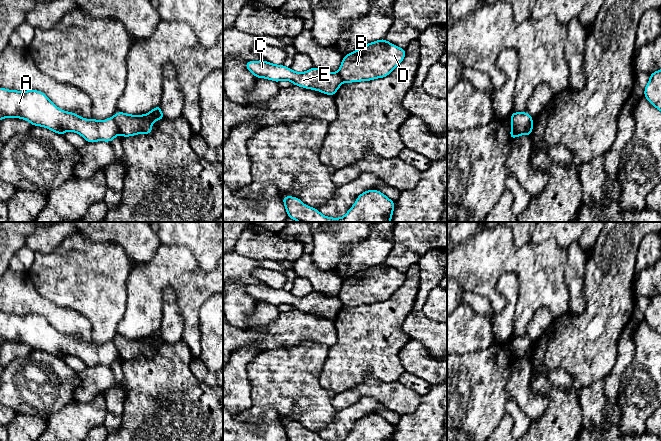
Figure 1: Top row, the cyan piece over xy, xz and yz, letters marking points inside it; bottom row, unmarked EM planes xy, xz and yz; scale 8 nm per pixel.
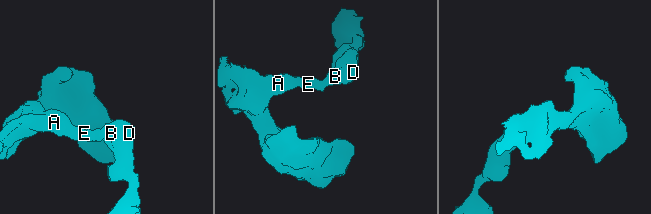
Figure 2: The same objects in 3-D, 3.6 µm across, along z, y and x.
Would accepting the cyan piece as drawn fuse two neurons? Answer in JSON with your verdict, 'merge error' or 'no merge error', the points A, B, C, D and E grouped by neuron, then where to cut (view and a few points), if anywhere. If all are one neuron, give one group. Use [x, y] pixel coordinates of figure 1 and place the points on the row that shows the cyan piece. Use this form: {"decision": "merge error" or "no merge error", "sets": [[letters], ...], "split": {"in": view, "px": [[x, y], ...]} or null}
{"decision": "merge error", "sets": [["A", "C", "E"], ["B", "D"]], "split": {"in": "xy", "px": [[112, 117], [119, 133]]}}

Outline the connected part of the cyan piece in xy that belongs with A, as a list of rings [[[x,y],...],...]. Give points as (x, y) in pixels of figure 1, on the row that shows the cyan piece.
[[[0,87],[0,120],[9,117],[25,119],[32,126],[42,126],[62,136],[66,131],[72,131],[80,134],[87,143],[111,142],[119,134],[113,117],[103,121],[87,120],[59,109],[42,91]]]

